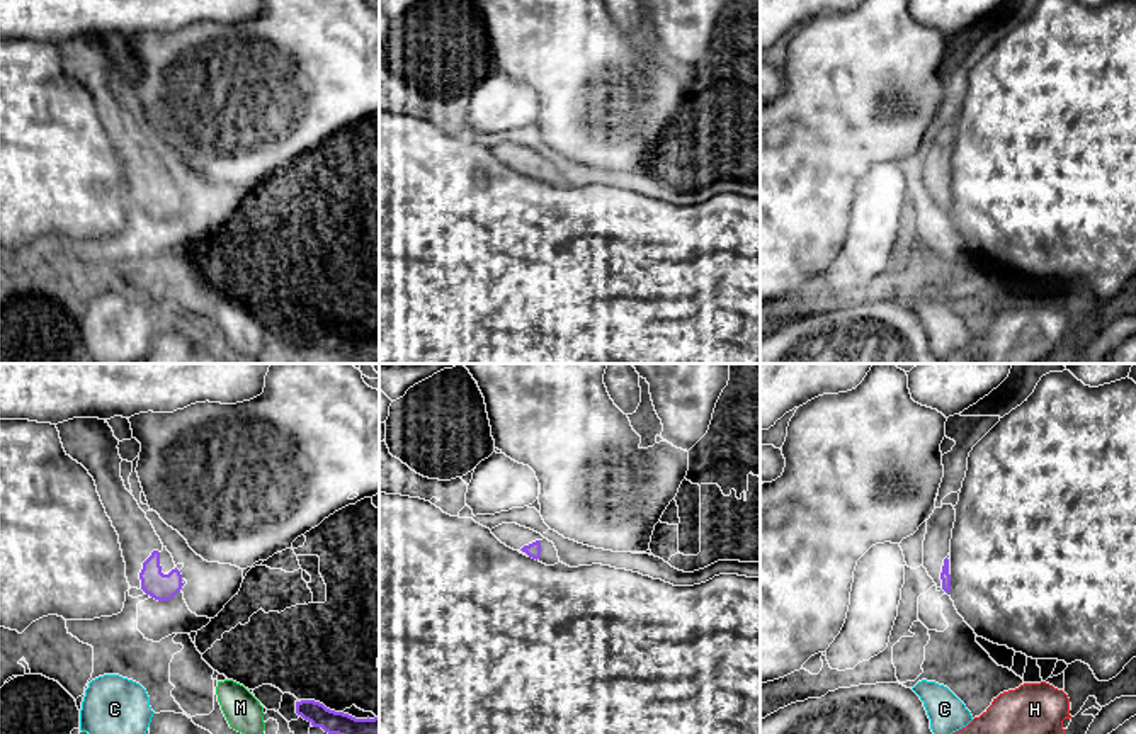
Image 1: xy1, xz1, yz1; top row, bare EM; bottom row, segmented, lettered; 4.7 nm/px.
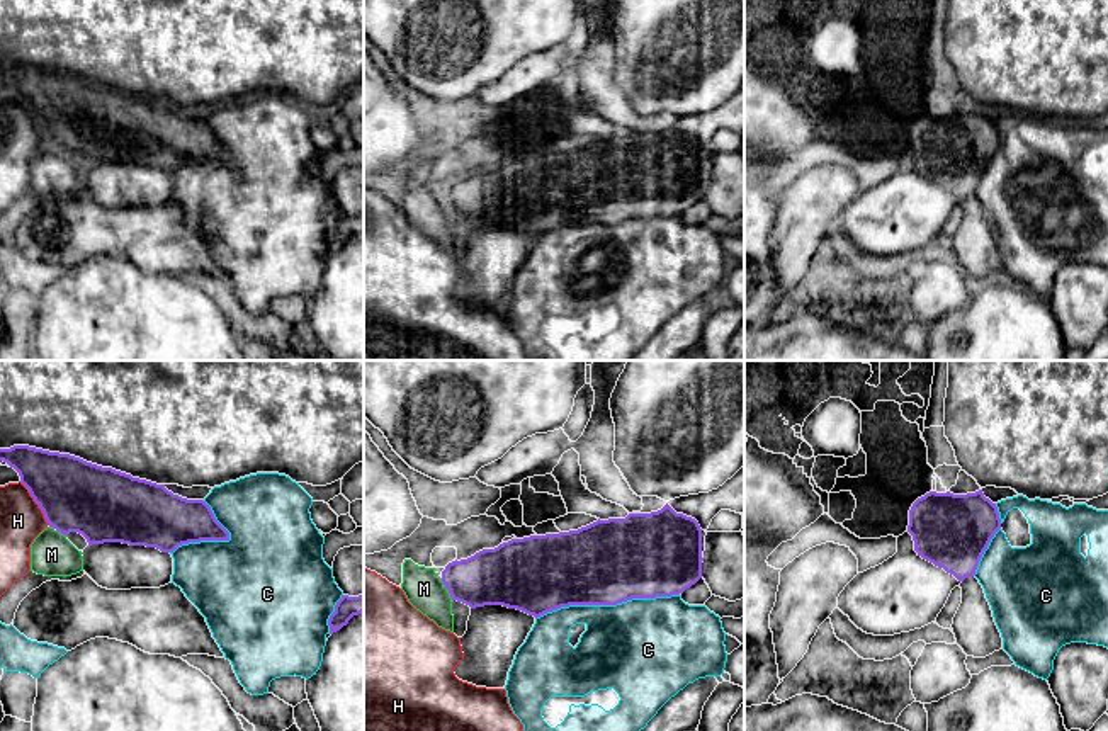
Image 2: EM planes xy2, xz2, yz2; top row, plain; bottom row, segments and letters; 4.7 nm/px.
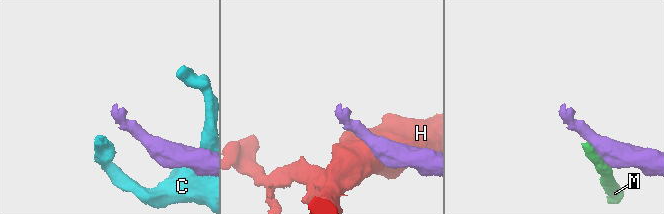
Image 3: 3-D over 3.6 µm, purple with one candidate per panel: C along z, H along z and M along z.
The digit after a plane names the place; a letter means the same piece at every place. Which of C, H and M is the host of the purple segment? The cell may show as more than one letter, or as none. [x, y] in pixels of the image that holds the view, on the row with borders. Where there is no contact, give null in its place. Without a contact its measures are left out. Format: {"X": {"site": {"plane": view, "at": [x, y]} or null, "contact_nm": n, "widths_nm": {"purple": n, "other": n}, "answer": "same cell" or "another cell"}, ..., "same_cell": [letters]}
{"C": {"site": {"plane": "xz2", "at": [607, 604]}, "contact_nm": 700, "widths_nm": {"purple": 400, "other": 440}, "answer": "another cell"}, "H": {"site": {"plane": "xy2", "at": [36, 502]}, "contact_nm": 260, "widths_nm": {"purple": 340, "other": 200}, "answer": "another cell"}, "M": {"site": {"plane": "xz2", "at": [447, 589]}, "contact_nm": 130, "widths_nm": {"purple": 280, "other": 190}, "answer": "another cell"}, "same_cell": []}

